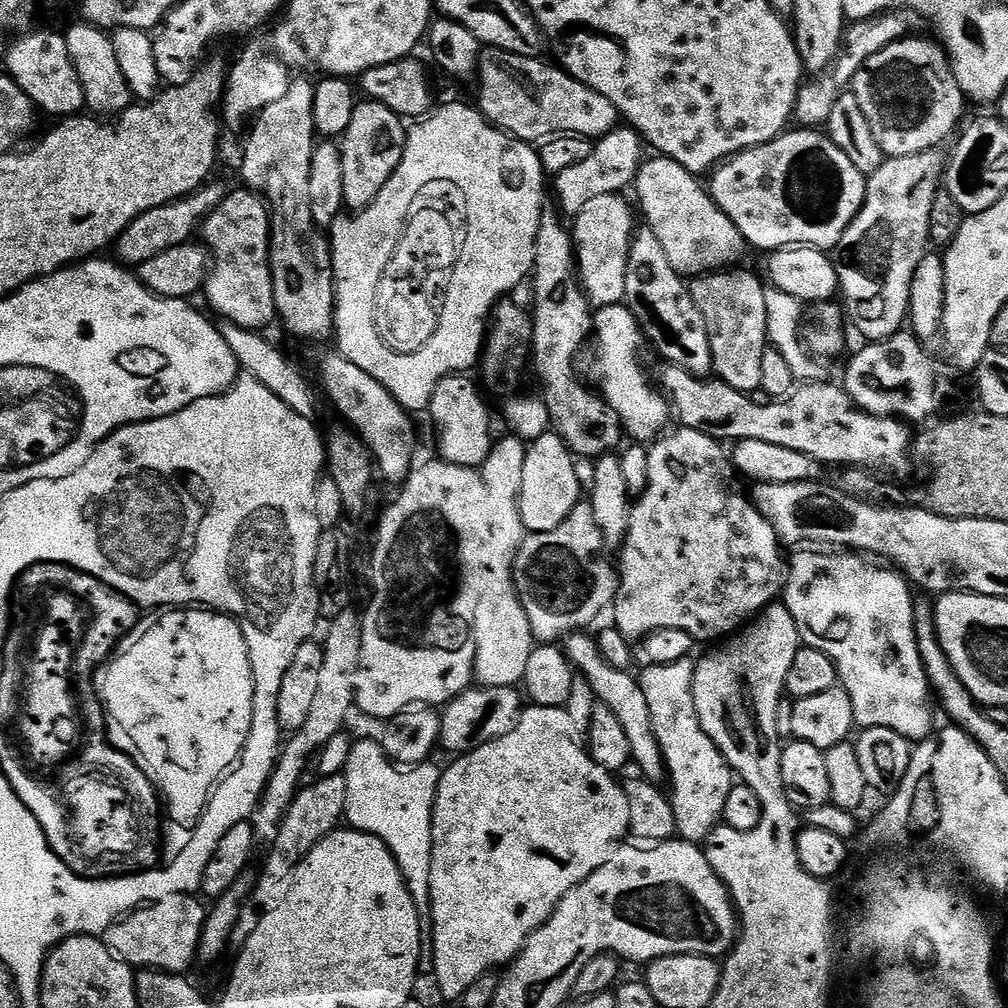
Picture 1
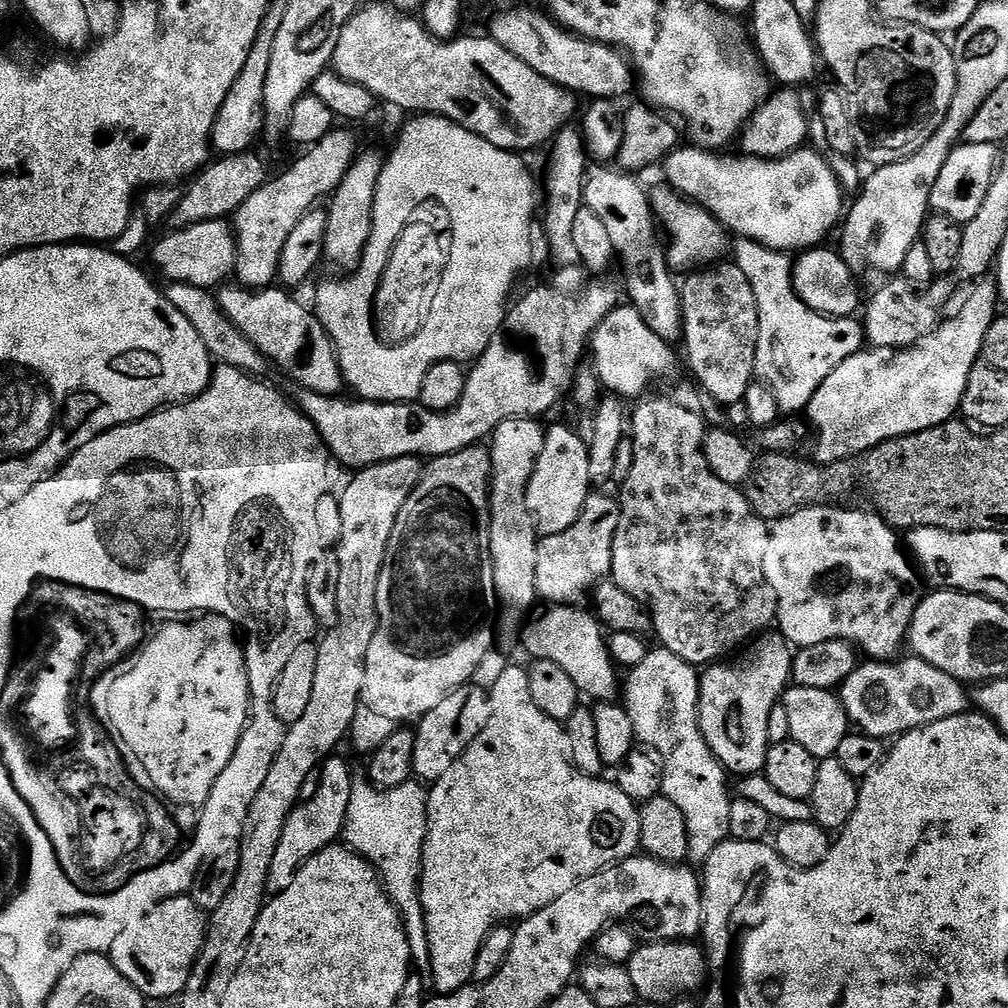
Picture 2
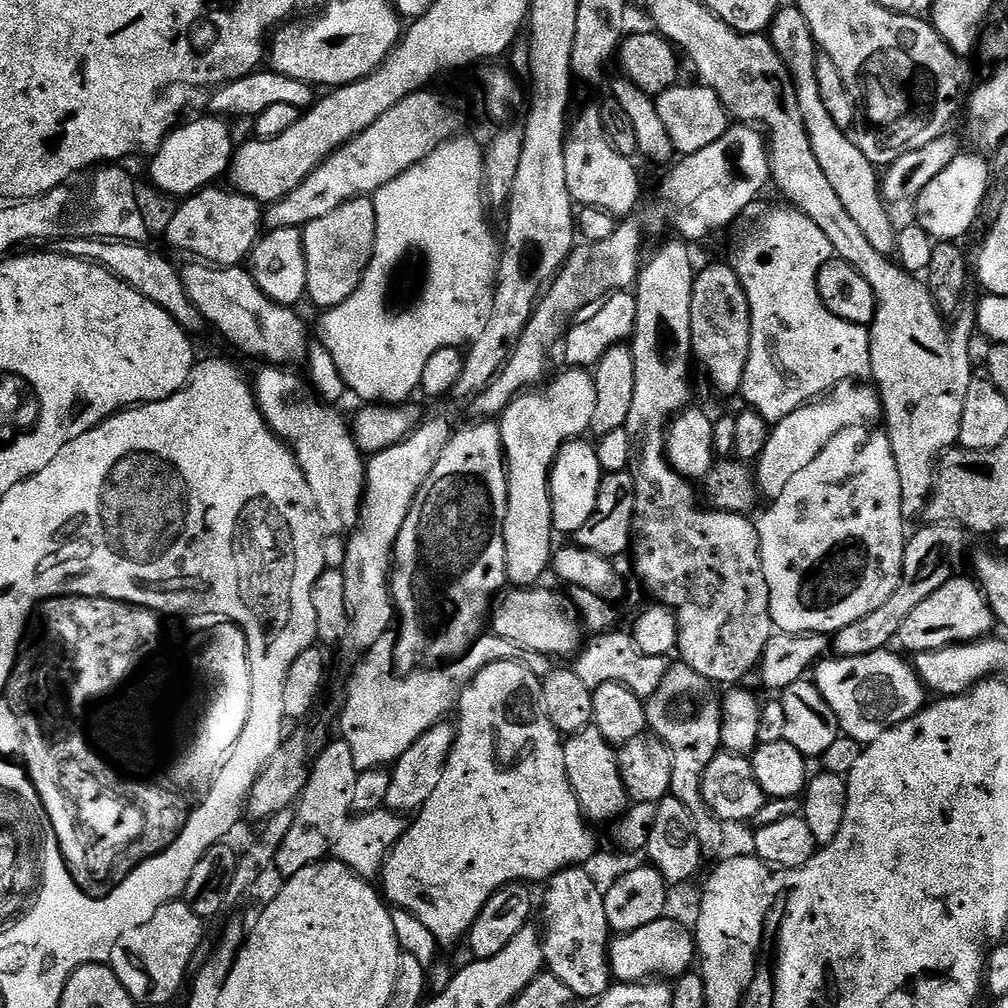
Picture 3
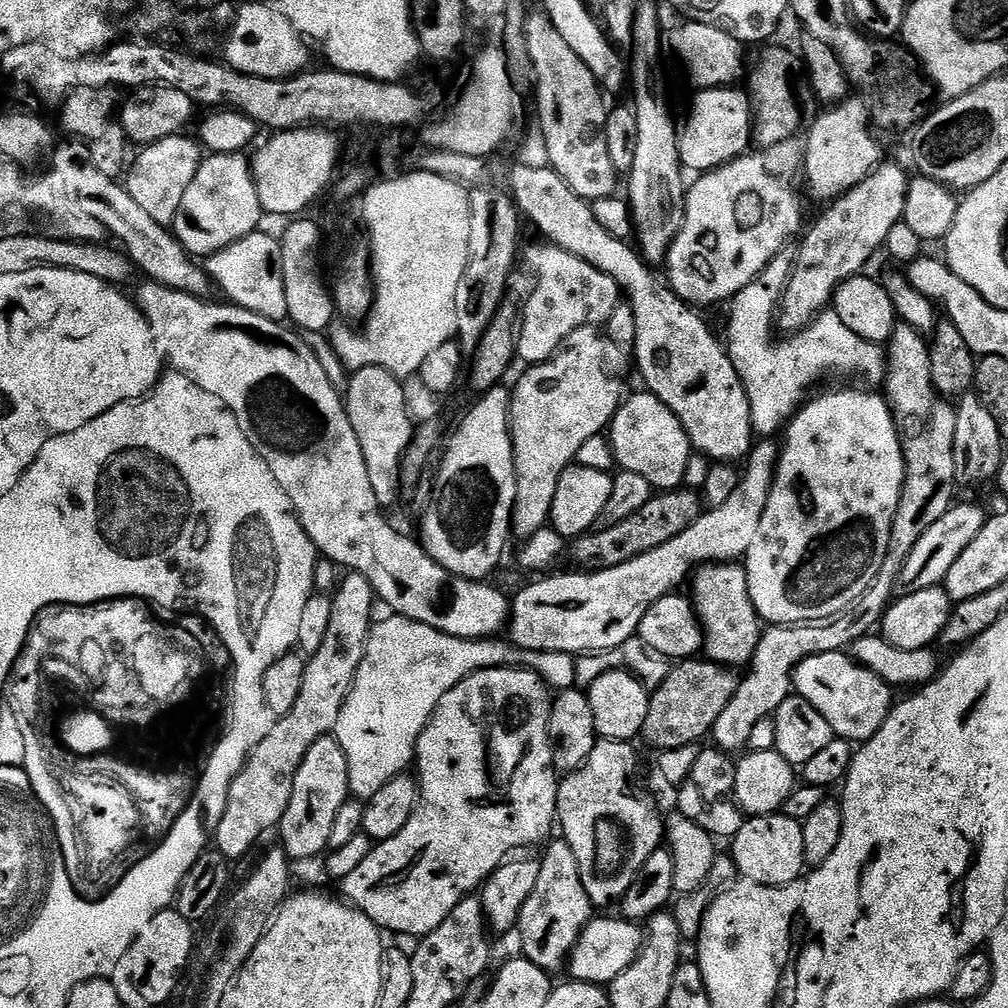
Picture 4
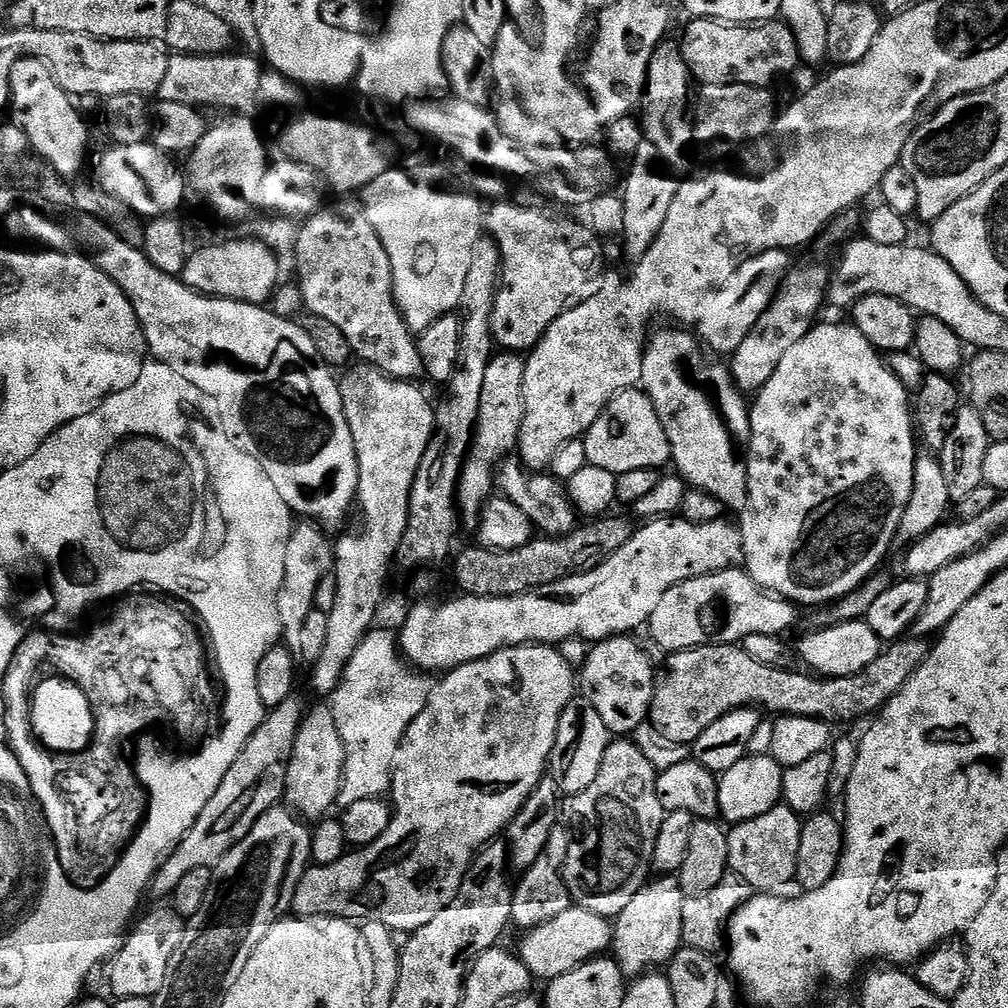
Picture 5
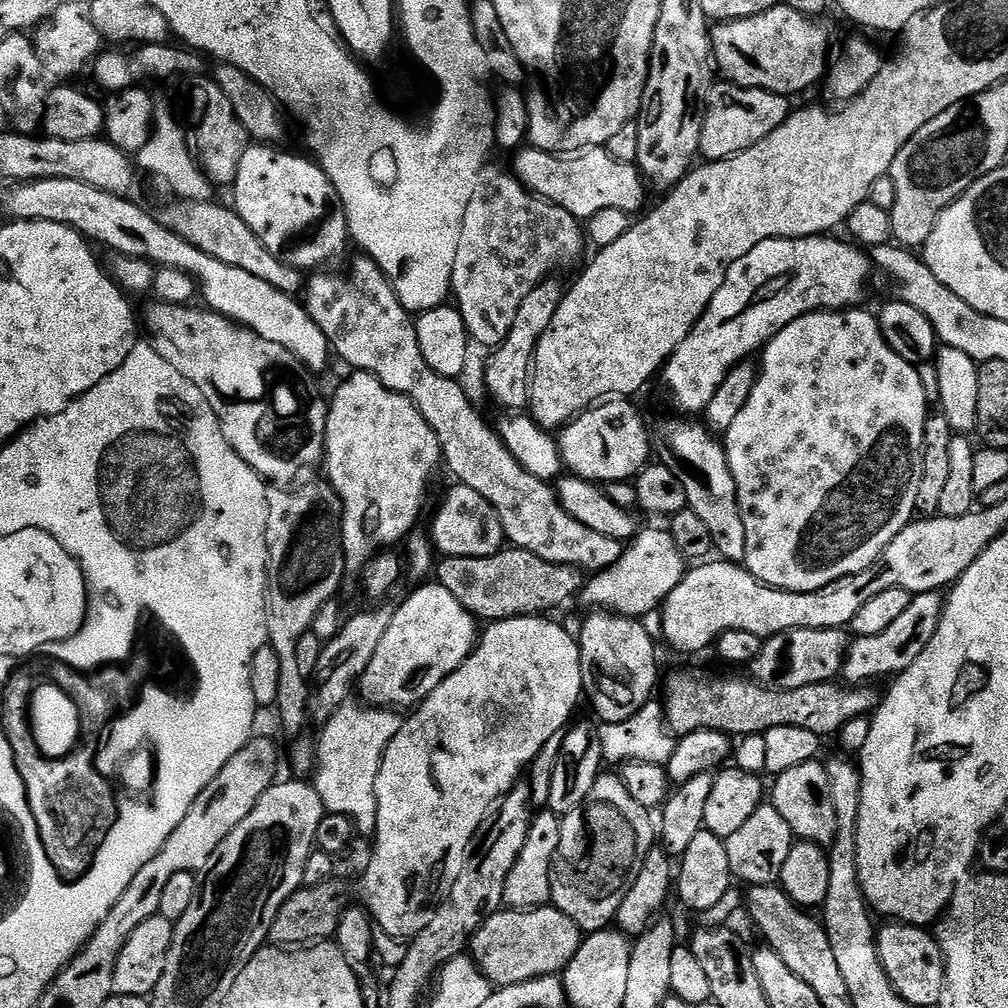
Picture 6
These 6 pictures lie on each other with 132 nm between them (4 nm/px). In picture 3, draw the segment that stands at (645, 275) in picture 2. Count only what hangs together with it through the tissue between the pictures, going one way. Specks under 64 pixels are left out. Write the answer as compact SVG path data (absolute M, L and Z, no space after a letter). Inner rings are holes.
M599 107L588 108L571 121L568 139L564 141L566 186L577 205L628 218L635 213L632 211L640 200L640 176L635 166L608 141L608 136L610 132L604 126L604 113Z

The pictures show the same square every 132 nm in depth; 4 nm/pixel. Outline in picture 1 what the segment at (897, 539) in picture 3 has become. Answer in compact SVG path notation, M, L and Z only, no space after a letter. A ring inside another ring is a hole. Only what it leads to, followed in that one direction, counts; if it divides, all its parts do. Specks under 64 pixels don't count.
M855 550L797 552L800 553L793 560L791 557L790 567L786 572L782 602L790 610L790 614L794 614L794 622L798 622L801 641L807 647L822 650L822 654L826 654L834 662L839 687L850 694L855 725L862 730L892 729L910 742L925 740L935 727L932 716L933 701L930 699L926 670L918 654L914 630L914 595L912 596L913 589L909 581L891 567L879 568L878 565L871 564L876 562Z

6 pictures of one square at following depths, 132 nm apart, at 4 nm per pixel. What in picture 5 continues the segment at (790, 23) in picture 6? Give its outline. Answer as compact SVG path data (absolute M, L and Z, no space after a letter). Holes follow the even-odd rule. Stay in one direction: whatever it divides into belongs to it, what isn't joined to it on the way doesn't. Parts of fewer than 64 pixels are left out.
M696 18L684 32L684 40L679 41L686 66L692 71L697 85L707 86L754 86L773 87L775 80L788 76L796 67L801 67L798 42L790 26L779 19L755 26L726 24L718 20Z

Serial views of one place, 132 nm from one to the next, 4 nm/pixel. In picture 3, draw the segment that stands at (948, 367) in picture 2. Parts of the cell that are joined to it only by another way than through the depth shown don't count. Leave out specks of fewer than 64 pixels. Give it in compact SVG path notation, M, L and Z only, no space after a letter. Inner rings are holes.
M862 382L840 384L831 392L803 404L794 410L794 414L786 414L786 418L771 425L765 448L754 461L756 486L759 495L763 499L765 496L765 501L776 500L778 494L782 494L786 482L790 482L794 474L799 474L803 468L810 466L810 462L814 462L814 458L818 458L818 454L822 454L830 438L847 428L875 425L881 419L879 395L875 387L865 386Z

